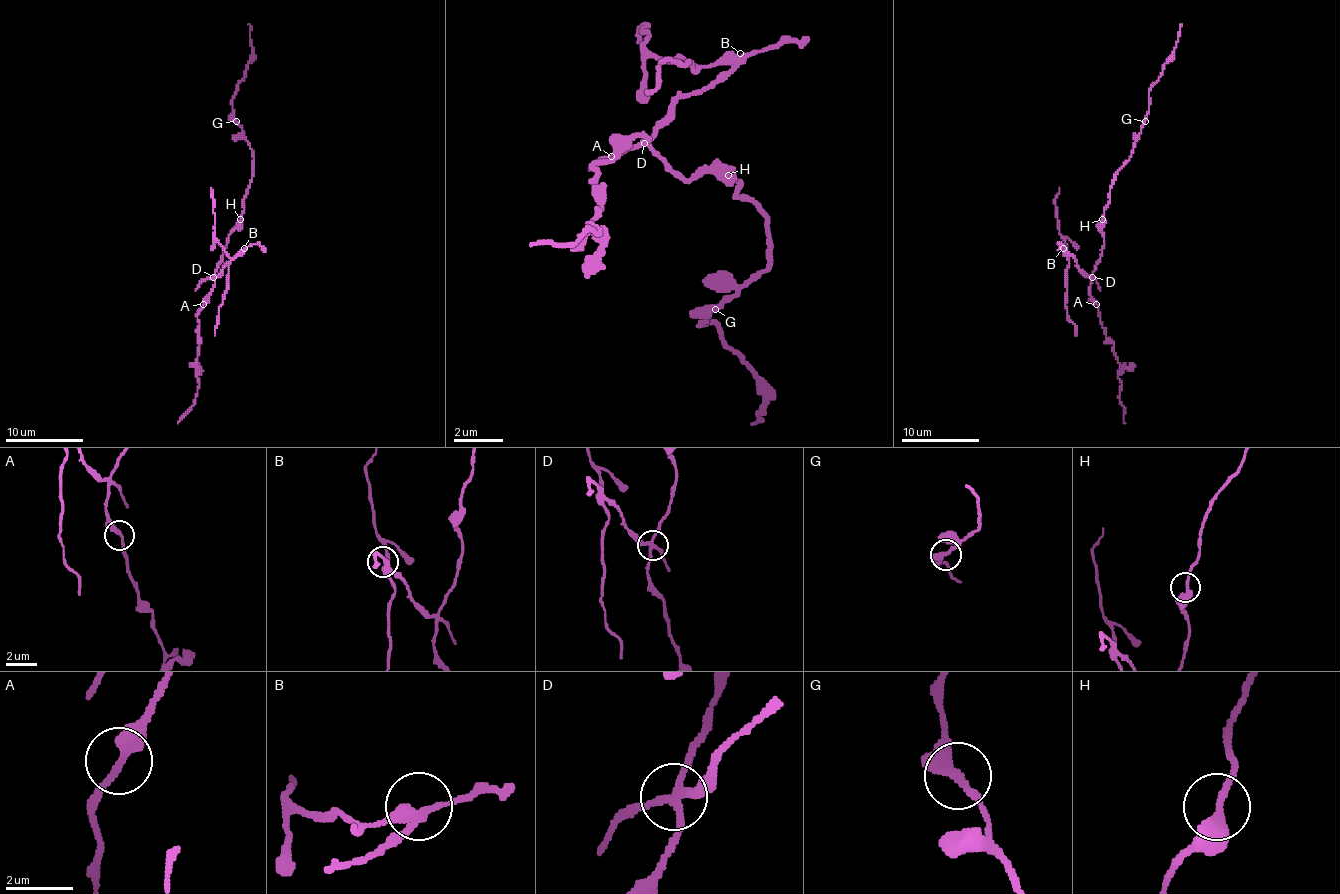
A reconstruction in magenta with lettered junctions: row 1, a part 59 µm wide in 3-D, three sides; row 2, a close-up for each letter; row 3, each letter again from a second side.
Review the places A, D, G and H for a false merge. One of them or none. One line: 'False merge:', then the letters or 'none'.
False merge: D

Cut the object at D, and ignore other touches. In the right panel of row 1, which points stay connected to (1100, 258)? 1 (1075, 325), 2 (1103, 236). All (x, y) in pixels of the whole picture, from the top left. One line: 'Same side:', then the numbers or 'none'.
Same side: 2

